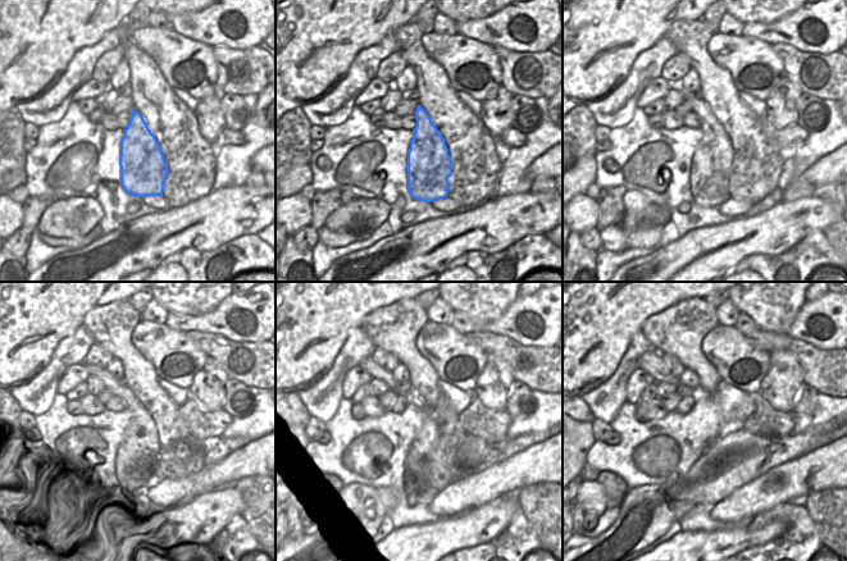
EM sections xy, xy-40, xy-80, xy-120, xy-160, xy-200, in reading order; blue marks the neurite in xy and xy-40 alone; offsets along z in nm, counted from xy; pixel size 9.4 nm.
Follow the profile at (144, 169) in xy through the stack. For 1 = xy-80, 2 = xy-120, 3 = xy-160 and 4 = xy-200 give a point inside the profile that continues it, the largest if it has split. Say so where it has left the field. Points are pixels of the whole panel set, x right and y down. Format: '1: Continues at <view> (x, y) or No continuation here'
1: Continues at xy-80 (709, 176)
2: Continues at xy-120 (139, 450)
3: Continues at xy-160 (427, 439)
4: Continues at xy-200 (651, 361)

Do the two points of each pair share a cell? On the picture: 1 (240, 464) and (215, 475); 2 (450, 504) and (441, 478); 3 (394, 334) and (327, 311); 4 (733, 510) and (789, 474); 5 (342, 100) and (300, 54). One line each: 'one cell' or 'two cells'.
1: one cell
2: two cells
3: two cells
4: one cell
5: two cells

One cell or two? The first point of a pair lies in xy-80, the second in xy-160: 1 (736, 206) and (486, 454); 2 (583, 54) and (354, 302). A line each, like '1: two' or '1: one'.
1: two
2: one

